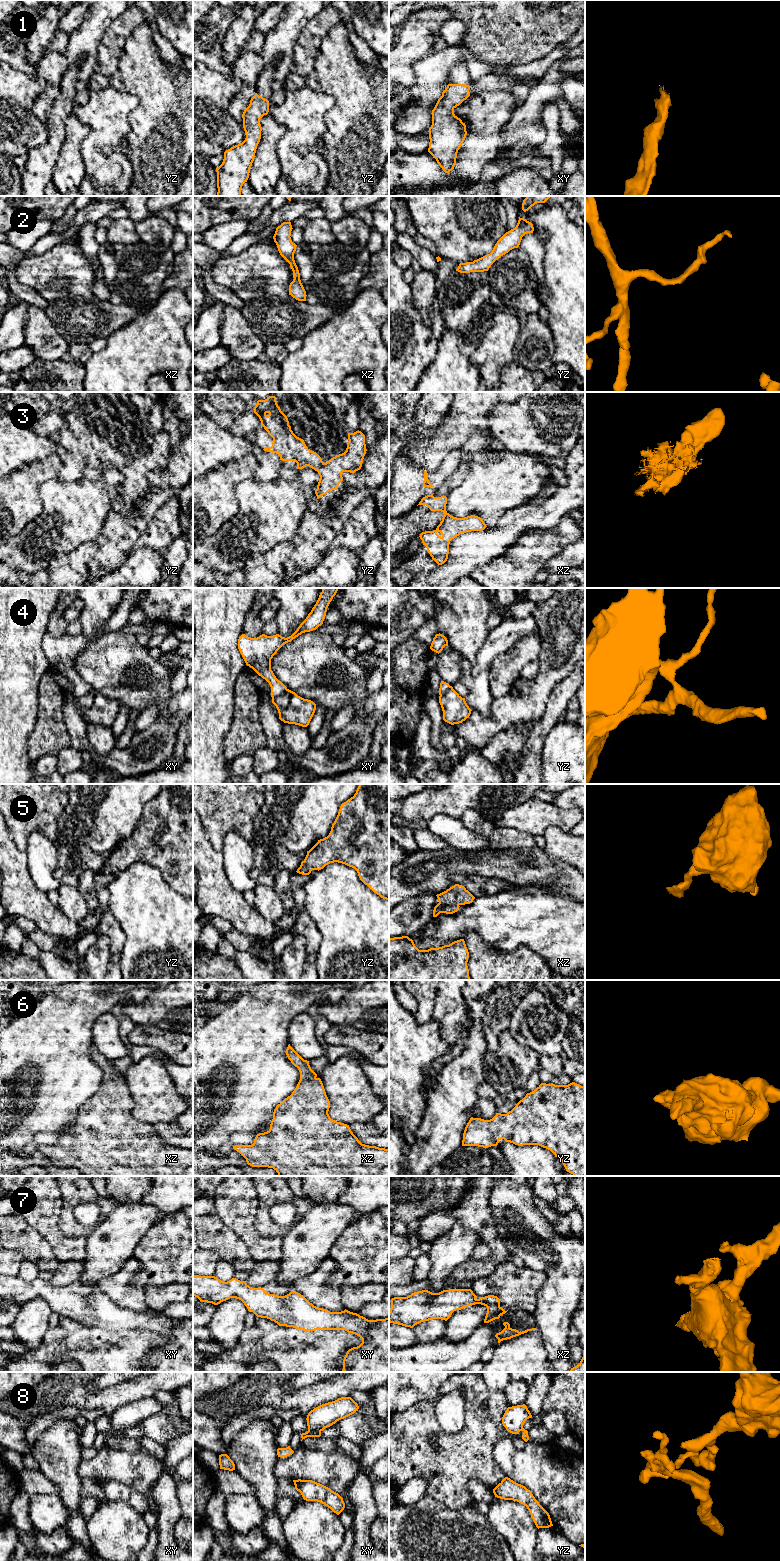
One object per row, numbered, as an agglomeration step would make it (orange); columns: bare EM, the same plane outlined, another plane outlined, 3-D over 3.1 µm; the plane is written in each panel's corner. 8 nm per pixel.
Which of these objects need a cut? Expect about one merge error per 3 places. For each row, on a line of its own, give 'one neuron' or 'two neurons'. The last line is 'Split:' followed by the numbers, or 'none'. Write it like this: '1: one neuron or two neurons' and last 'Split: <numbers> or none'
1: one neuron
2: one neuron
3: two neurons
4: two neurons
5: one neuron
6: one neuron
7: one neuron
8: two neurons
Split: 3, 4, 8

